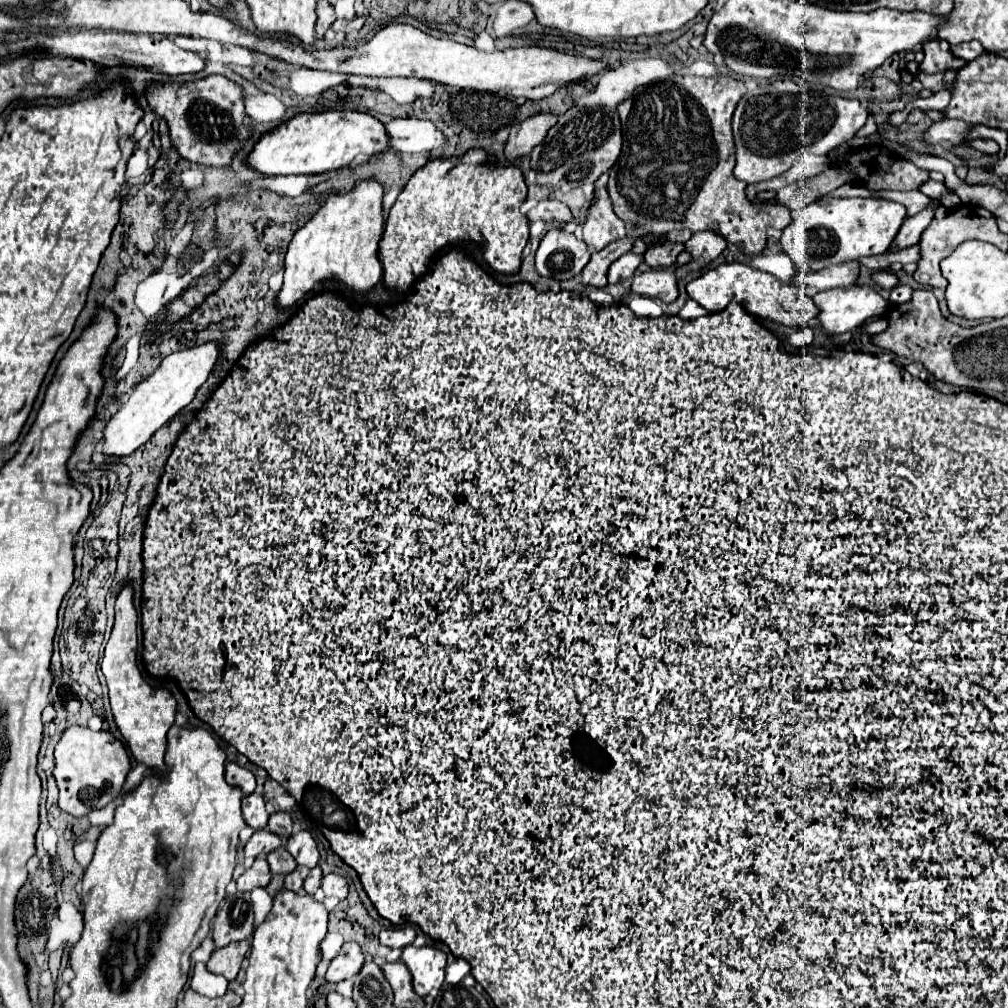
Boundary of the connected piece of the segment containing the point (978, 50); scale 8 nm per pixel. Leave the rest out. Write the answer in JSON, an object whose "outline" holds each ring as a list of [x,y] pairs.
{"outline":[[[970,41],[952,45],[950,51],[952,51],[954,57],[962,57],[962,59],[966,59],[966,61],[974,61],[978,55],[984,53],[984,47],[980,45],[979,41]]]}

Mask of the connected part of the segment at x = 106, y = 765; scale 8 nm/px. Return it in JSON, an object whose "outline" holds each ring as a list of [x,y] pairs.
{"outline":[[[68,727],[56,743],[54,779],[60,789],[58,807],[74,817],[84,817],[92,809],[112,803],[130,771],[130,757],[126,747],[114,739],[110,731],[90,731],[88,727]]]}

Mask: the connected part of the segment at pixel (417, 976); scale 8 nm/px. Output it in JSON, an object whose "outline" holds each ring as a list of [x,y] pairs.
{"outline":[[[408,945],[402,951],[402,961],[412,973],[414,991],[420,997],[426,997],[432,989],[440,989],[444,981],[446,953],[434,947],[414,947]]]}

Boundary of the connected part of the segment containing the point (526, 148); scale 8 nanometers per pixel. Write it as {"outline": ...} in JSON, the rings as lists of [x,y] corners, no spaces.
{"outline":[[[538,113],[528,117],[522,123],[516,123],[510,131],[504,155],[508,159],[516,159],[522,155],[528,155],[548,133],[552,125],[556,125],[558,117],[552,113]]]}

